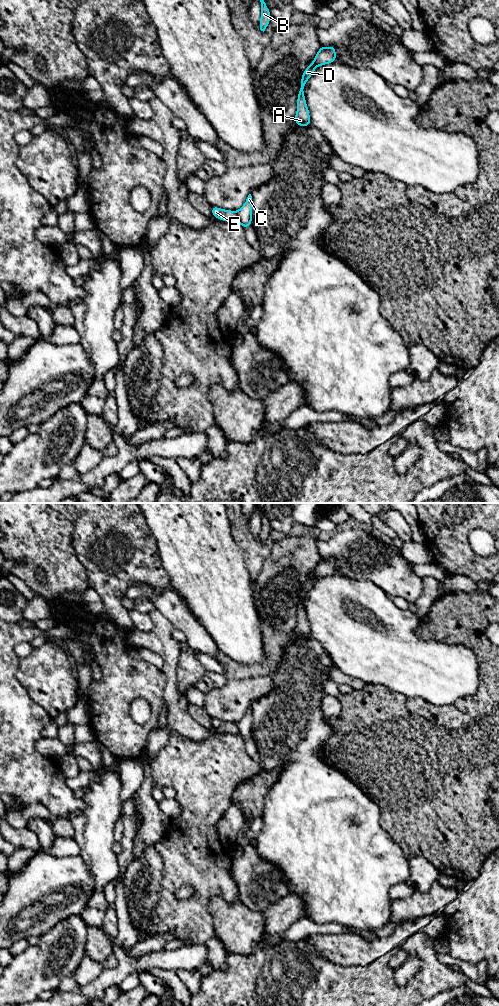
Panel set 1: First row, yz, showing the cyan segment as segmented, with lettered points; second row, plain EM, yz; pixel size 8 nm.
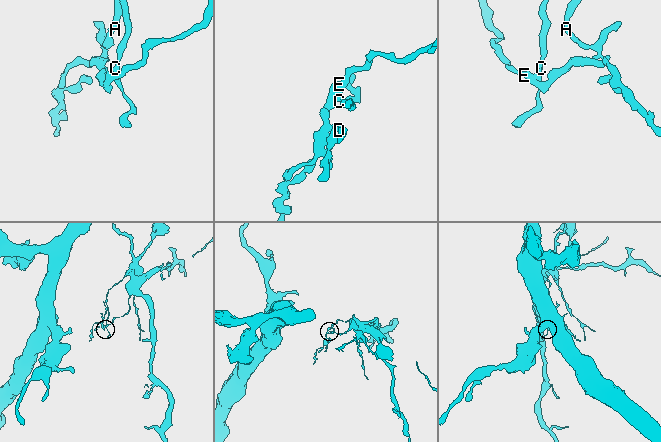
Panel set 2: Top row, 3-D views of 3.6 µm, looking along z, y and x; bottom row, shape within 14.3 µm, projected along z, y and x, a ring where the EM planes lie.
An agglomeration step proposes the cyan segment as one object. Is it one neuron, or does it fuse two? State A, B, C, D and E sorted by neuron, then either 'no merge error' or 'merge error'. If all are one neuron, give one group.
groups A D E / B C; merge error

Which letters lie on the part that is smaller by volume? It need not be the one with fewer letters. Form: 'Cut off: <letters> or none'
Cut off: B, C

